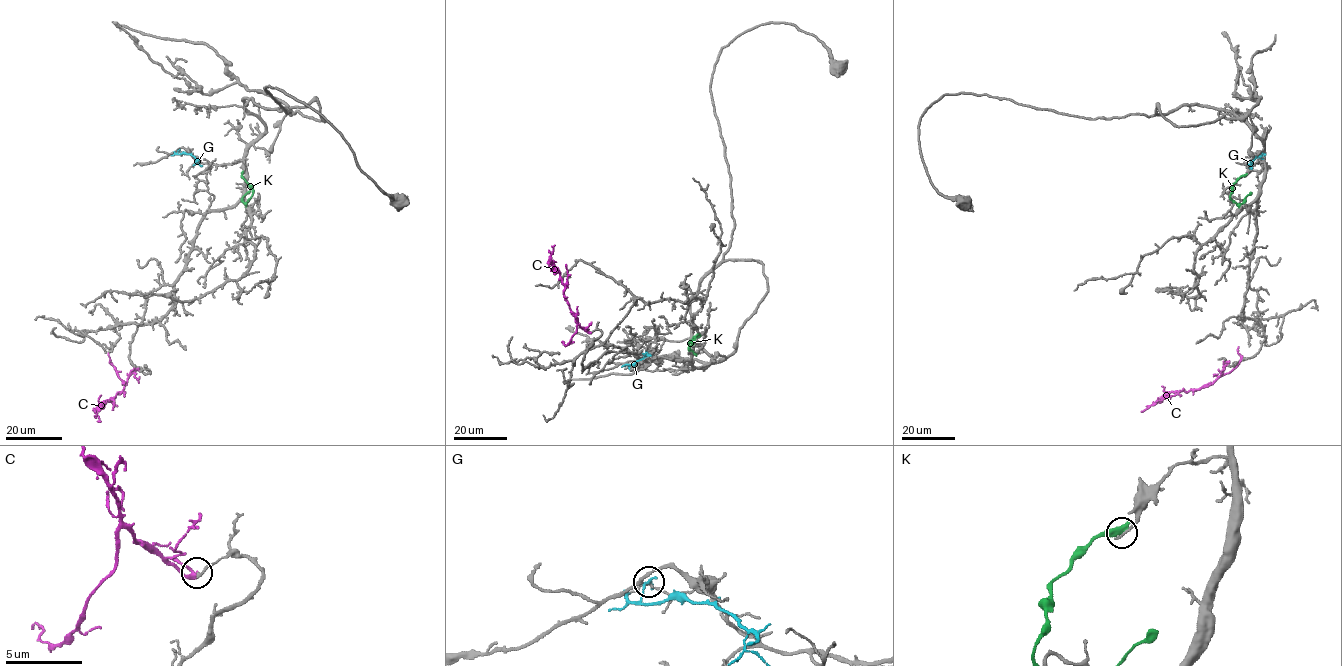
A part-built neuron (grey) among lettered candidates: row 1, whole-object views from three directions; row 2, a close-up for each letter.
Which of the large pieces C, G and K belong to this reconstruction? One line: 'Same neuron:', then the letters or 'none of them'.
Same neuron: none of them

